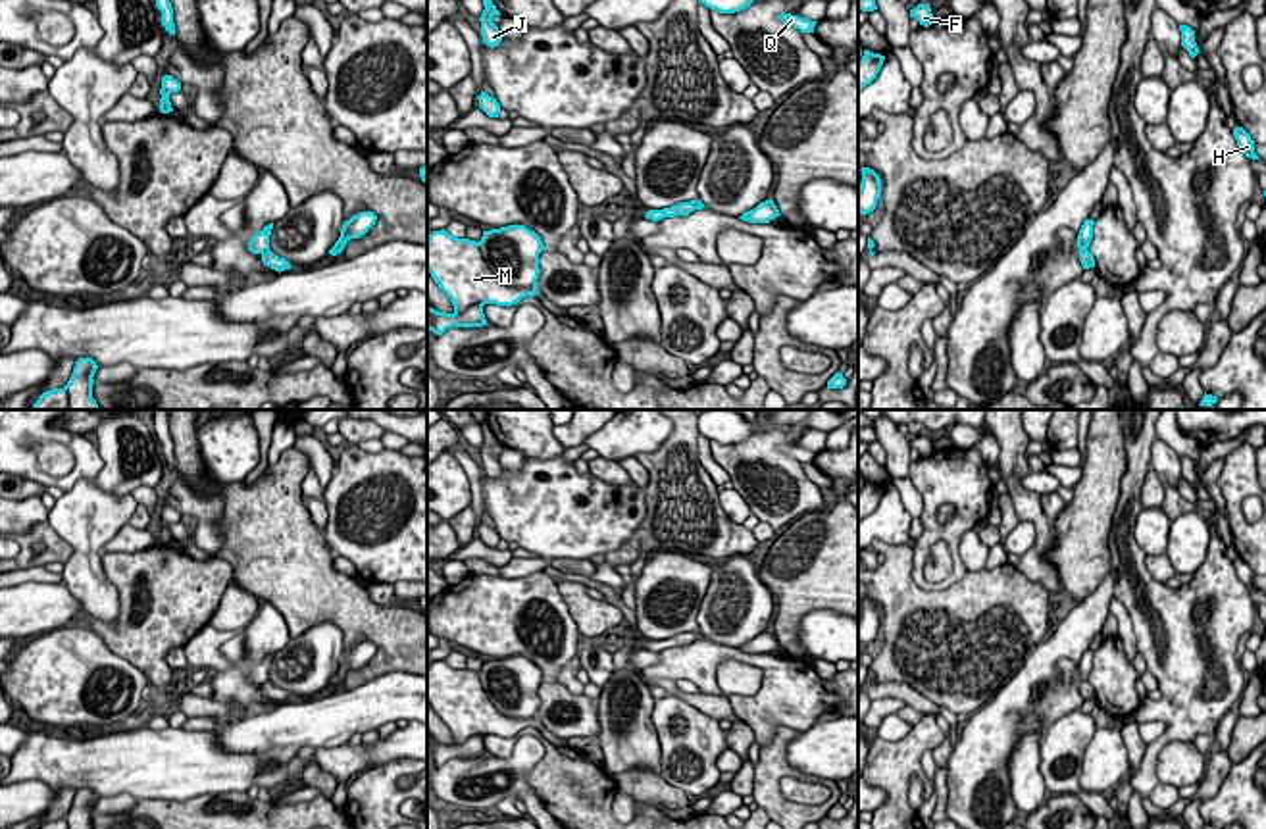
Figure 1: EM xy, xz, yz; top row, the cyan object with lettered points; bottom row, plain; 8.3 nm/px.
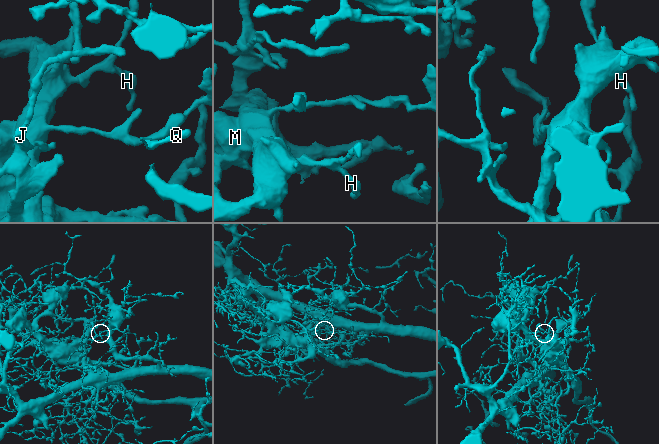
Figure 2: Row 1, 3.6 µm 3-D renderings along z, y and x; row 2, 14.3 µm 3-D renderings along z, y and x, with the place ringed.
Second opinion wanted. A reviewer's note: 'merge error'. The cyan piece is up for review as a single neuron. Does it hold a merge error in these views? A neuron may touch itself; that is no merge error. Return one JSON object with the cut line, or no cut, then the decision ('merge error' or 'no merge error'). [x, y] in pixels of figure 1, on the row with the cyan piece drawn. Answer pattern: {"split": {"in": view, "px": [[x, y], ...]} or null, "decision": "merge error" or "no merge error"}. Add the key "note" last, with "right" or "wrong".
{"split": {"in": "xz", "px": [[476, 243], [483, 262], [503, 283], [535, 287]]}, "decision": "merge error", "note": "right"}

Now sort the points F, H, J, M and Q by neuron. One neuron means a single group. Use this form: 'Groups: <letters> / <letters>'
Groups: F J M / H Q

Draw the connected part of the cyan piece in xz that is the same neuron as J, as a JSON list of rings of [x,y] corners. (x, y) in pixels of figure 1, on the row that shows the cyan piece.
[[[483,0],[483,13],[479,17],[481,21],[481,37],[483,37],[483,42],[491,48],[498,46],[502,37],[500,37],[500,31],[498,27],[493,23],[493,17],[494,15],[500,15],[500,12],[496,10],[496,6],[493,4],[493,0]]]

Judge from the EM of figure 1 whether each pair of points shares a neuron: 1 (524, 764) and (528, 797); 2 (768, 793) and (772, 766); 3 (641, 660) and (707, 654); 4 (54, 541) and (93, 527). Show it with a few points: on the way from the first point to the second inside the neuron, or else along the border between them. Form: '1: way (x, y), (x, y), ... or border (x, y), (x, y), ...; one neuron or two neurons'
1: way (522, 772), (522, 789); one neuron
2: way (768, 787), (768, 772); one neuron
3: border (658, 653), (653, 664), (639, 670); two neurons
4: border (47, 520), (72, 549), (72, 556), (64, 564); two neurons

